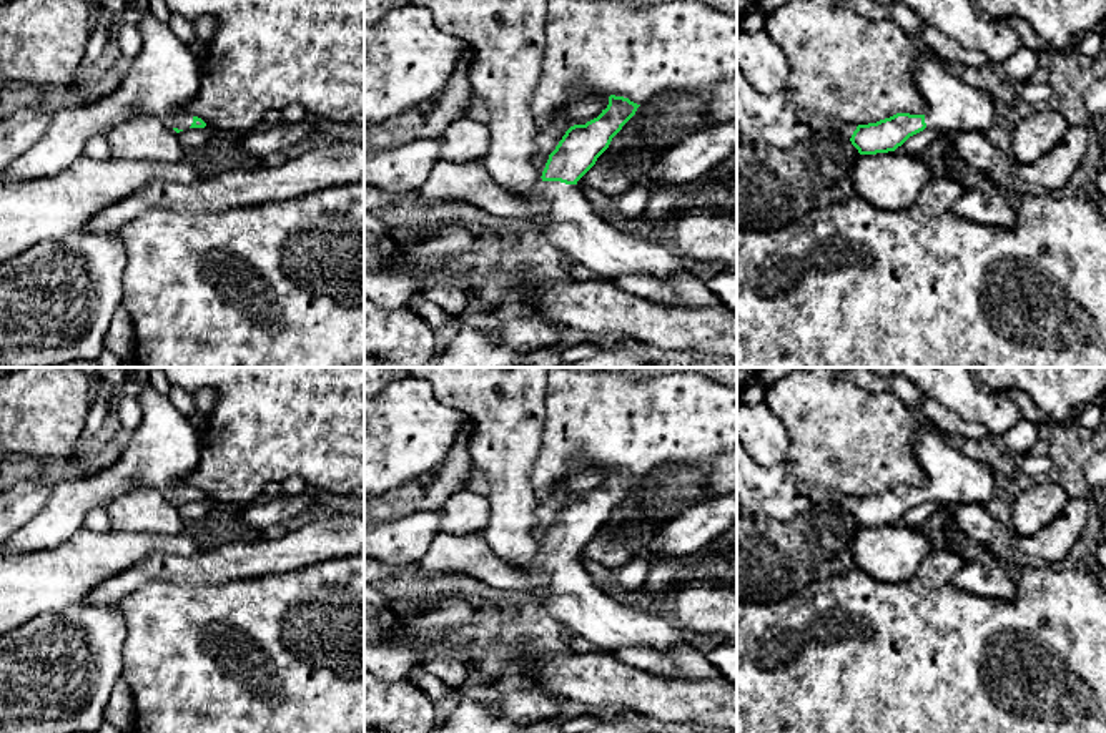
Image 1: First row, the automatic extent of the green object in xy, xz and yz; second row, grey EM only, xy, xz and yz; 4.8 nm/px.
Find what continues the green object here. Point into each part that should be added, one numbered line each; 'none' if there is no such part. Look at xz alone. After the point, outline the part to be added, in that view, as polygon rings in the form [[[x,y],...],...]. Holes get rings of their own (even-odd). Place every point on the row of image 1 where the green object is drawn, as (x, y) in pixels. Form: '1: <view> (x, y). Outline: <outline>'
1: xz (571, 223). Outline: [[[439,160],[416,189],[424,209],[464,201],[512,223],[534,223],[541,236],[600,279],[670,279],[689,273],[667,239],[640,239],[620,231],[597,213],[577,184],[541,180],[536,183],[536,196],[549,206],[544,214],[532,214],[526,198],[501,188],[487,173],[484,160]]]

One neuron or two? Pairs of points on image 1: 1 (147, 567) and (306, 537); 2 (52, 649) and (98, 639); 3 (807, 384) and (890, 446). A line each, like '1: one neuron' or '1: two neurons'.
1: one neuron
2: one neuron
3: one neuron

